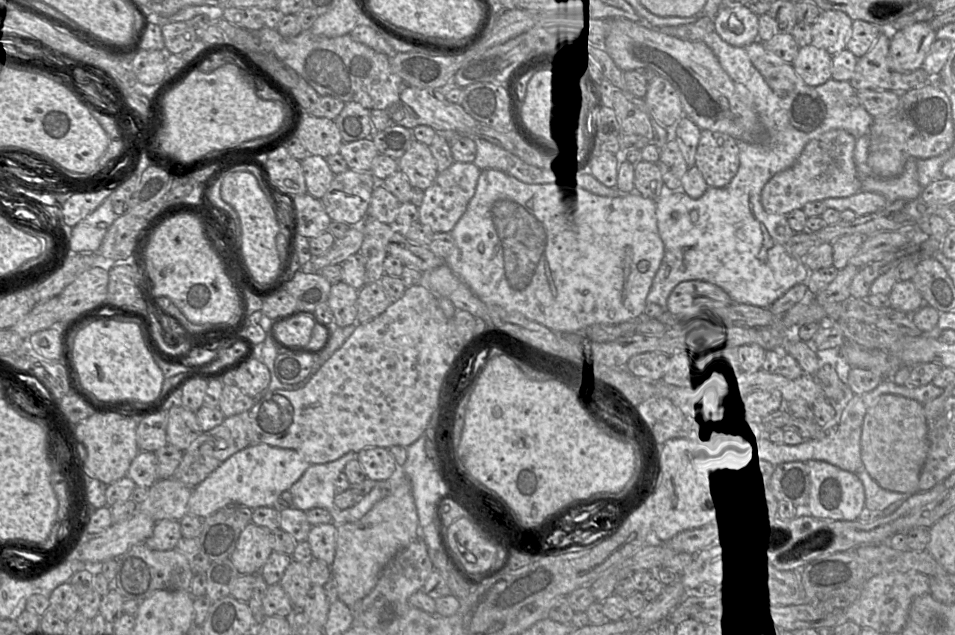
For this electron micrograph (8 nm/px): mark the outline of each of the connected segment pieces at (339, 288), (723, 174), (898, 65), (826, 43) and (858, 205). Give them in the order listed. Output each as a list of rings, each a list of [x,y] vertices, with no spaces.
[[[340,281],[332,284],[327,304],[334,315],[335,327],[357,324],[358,290]]]
[[[702,130],[695,153],[694,166],[699,169],[709,187],[724,187],[736,175],[740,165],[738,140],[729,134]]]
[[[917,22],[891,31],[889,67],[900,73],[909,73],[921,68],[935,40],[936,31],[928,22]]]
[[[839,10],[821,11],[817,19],[811,24],[811,44],[835,55],[846,49],[851,36],[853,20]]]
[[[864,190],[849,197],[827,198],[821,202],[825,208],[833,208],[839,212],[849,209],[857,216],[877,212],[886,205],[886,199],[881,194]]]

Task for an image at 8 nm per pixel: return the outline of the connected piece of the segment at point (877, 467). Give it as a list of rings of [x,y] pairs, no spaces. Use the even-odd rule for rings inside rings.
[[[881,395],[864,413],[861,429],[863,470],[884,490],[902,494],[904,498],[917,493],[919,473],[928,450],[923,405],[897,395]]]

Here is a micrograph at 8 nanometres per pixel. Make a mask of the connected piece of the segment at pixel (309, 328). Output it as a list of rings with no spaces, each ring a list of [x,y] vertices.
[[[305,311],[289,320],[273,322],[272,335],[289,350],[304,350],[311,339],[313,328],[317,325],[314,313]]]

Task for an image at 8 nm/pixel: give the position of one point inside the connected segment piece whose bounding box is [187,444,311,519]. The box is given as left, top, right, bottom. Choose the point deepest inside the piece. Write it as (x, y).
(256, 476)

